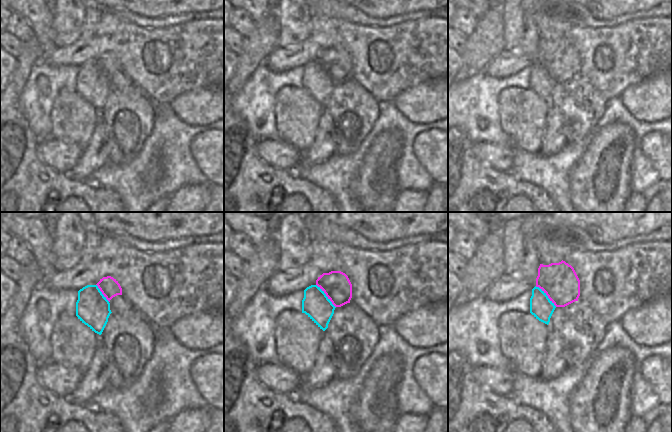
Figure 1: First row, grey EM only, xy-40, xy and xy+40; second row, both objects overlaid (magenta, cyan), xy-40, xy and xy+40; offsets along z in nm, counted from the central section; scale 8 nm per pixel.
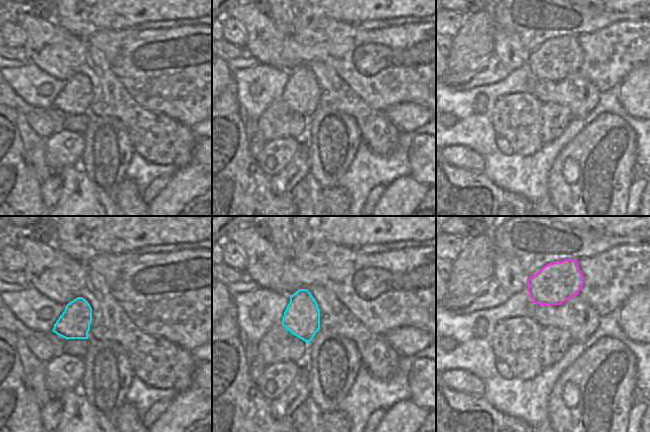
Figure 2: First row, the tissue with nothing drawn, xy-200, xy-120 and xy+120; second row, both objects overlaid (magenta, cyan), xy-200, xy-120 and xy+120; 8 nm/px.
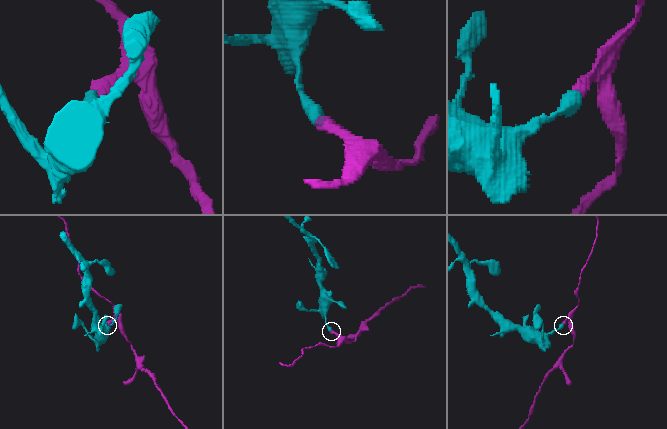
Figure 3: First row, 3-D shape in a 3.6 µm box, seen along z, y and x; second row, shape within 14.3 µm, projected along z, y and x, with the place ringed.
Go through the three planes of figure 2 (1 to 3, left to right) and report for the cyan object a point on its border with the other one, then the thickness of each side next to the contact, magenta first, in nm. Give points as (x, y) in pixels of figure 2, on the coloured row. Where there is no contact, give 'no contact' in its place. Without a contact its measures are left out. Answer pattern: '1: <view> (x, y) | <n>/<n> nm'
1: no contact
2: no contact
3: no contact

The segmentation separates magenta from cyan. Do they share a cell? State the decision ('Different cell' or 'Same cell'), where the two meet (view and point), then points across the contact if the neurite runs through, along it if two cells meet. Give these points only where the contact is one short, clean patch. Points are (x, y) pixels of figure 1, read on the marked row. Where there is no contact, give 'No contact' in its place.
Different cell. Touches magenta at xy+40 (546, 294). Boundary: xy+40 (535, 286), (556, 306)

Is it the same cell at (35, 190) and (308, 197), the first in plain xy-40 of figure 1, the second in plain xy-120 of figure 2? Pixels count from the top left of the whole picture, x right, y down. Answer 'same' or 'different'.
different

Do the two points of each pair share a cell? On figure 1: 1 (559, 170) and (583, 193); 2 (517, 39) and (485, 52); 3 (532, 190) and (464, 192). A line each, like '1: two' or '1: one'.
1: two
2: two
3: one

